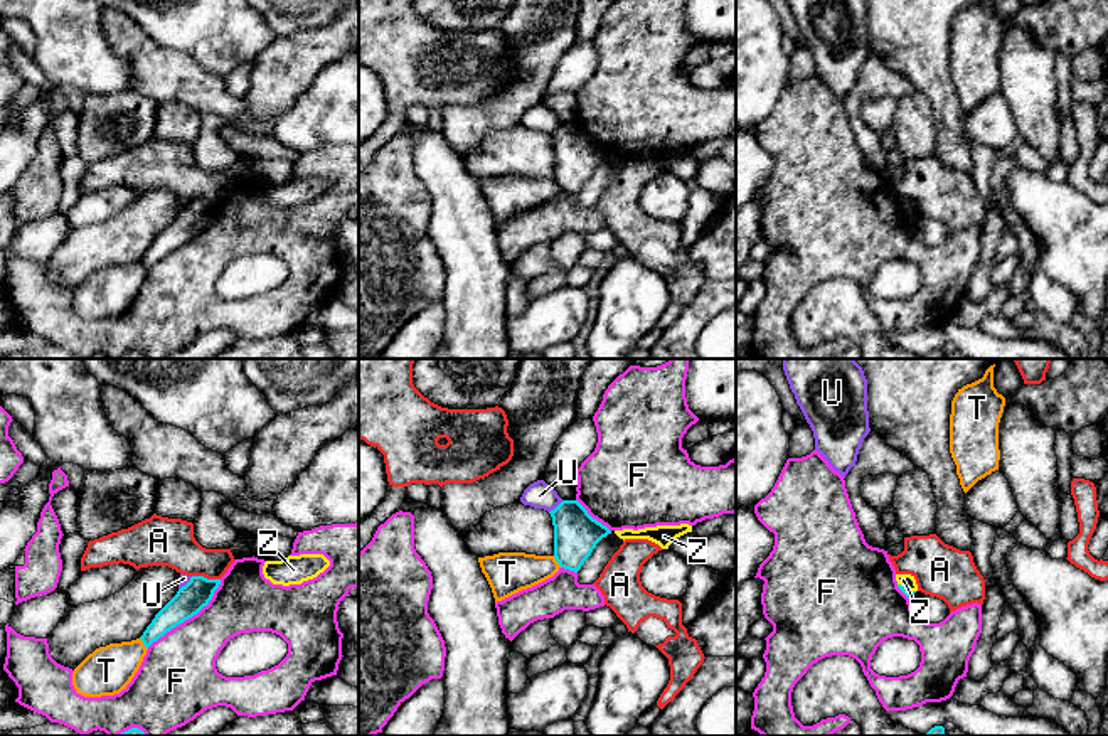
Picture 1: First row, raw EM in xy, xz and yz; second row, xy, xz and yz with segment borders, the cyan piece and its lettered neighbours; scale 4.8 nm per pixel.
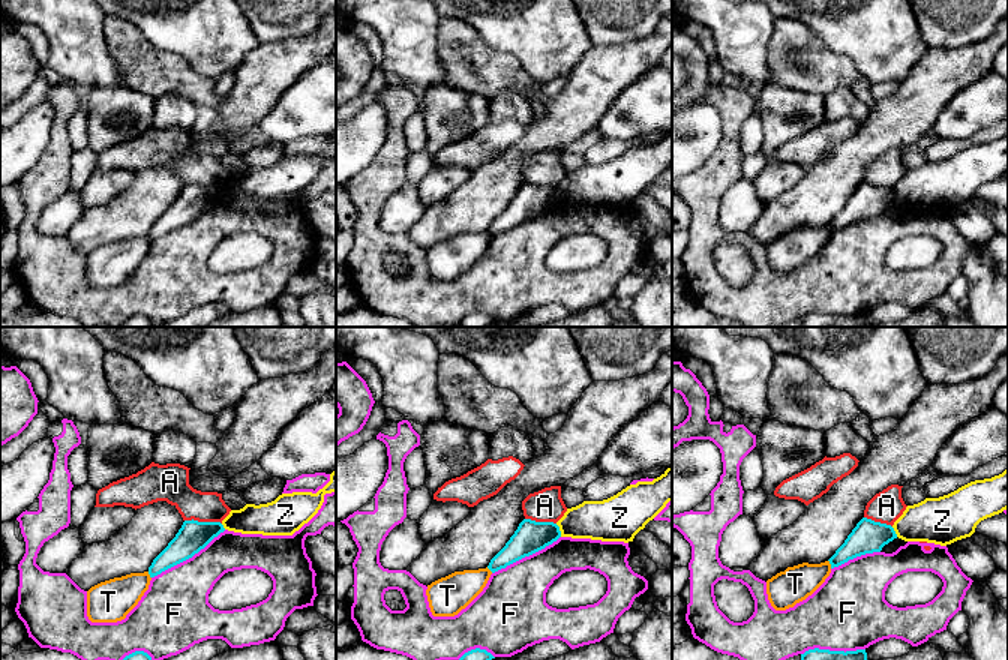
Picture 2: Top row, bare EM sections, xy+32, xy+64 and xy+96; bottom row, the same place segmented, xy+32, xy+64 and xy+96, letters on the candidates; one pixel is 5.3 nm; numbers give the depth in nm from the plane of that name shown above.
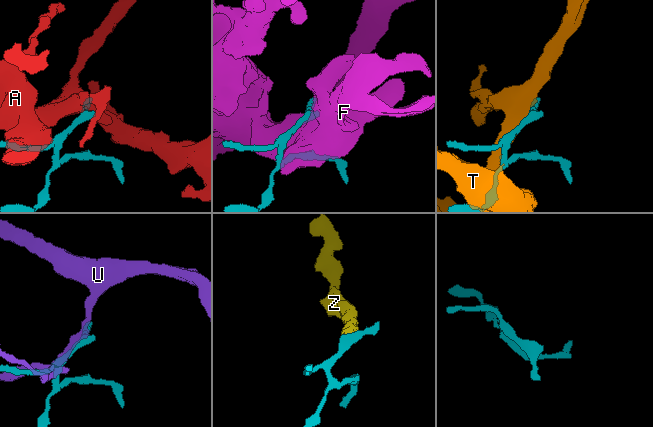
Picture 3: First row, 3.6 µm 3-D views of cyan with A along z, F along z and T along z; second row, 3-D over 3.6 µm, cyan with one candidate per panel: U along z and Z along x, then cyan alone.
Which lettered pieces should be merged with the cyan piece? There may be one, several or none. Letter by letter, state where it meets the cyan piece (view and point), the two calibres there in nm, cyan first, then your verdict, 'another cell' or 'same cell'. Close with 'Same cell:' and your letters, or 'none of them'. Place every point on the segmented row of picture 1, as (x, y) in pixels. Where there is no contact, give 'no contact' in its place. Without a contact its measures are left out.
A: meets cyan in xy at (206, 578); 140 nm thick on the cyan side, 220 nm on the other; another cell
F: meets cyan in xy at (189, 617); 140 nm thick on the cyan side, 340 nm on the other; another cell
T: meets cyan in xy at (143, 644); 120 nm thick on the cyan side, 220 nm on the other; another cell
U: meets cyan in xz at (558, 506); 220 nm thick on the cyan side, 130 nm on the other; another cell
Z: meets cyan in yz at (905, 588); 40 nm thick on the cyan side, 70 nm on the other; another cell
Same cell: none of them

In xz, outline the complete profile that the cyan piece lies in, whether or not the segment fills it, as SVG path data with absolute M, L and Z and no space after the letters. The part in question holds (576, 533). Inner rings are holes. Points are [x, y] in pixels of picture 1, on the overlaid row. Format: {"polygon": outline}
{"polygon": "M562 500L549 514L554 525L554 557L561 568L578 573L611 531L593 519L578 500Z"}

